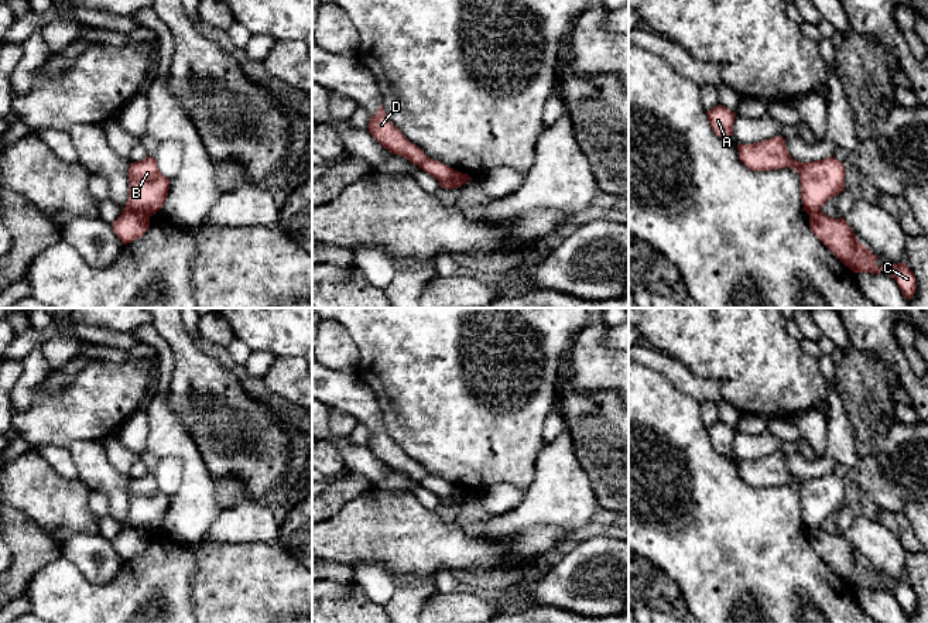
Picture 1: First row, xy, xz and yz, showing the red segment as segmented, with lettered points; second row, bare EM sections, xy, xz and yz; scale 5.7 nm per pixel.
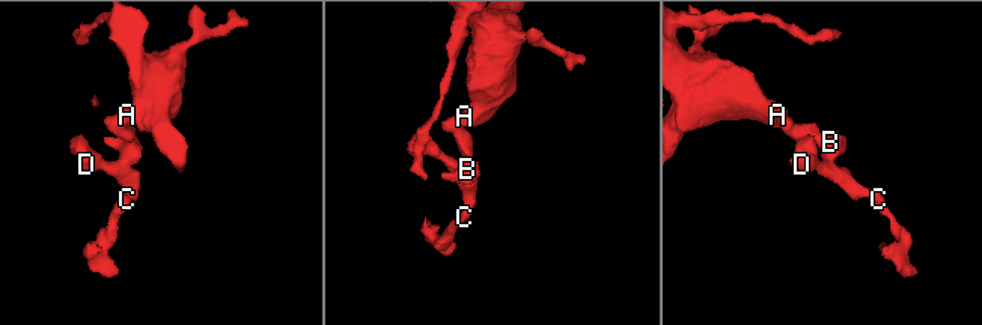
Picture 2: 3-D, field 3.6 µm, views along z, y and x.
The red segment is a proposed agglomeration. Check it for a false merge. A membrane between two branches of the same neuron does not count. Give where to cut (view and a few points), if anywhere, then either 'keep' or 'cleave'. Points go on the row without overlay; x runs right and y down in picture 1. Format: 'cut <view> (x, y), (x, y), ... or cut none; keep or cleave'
cut xy (126, 520), (132, 526), (149, 533); cleave

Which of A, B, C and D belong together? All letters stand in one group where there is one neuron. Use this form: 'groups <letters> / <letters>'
groups A B / C D

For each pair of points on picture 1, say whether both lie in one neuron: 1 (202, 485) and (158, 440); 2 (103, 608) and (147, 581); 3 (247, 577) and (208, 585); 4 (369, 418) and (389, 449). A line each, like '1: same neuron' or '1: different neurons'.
1: same neuron
2: same neuron
3: same neuron
4: same neuron

